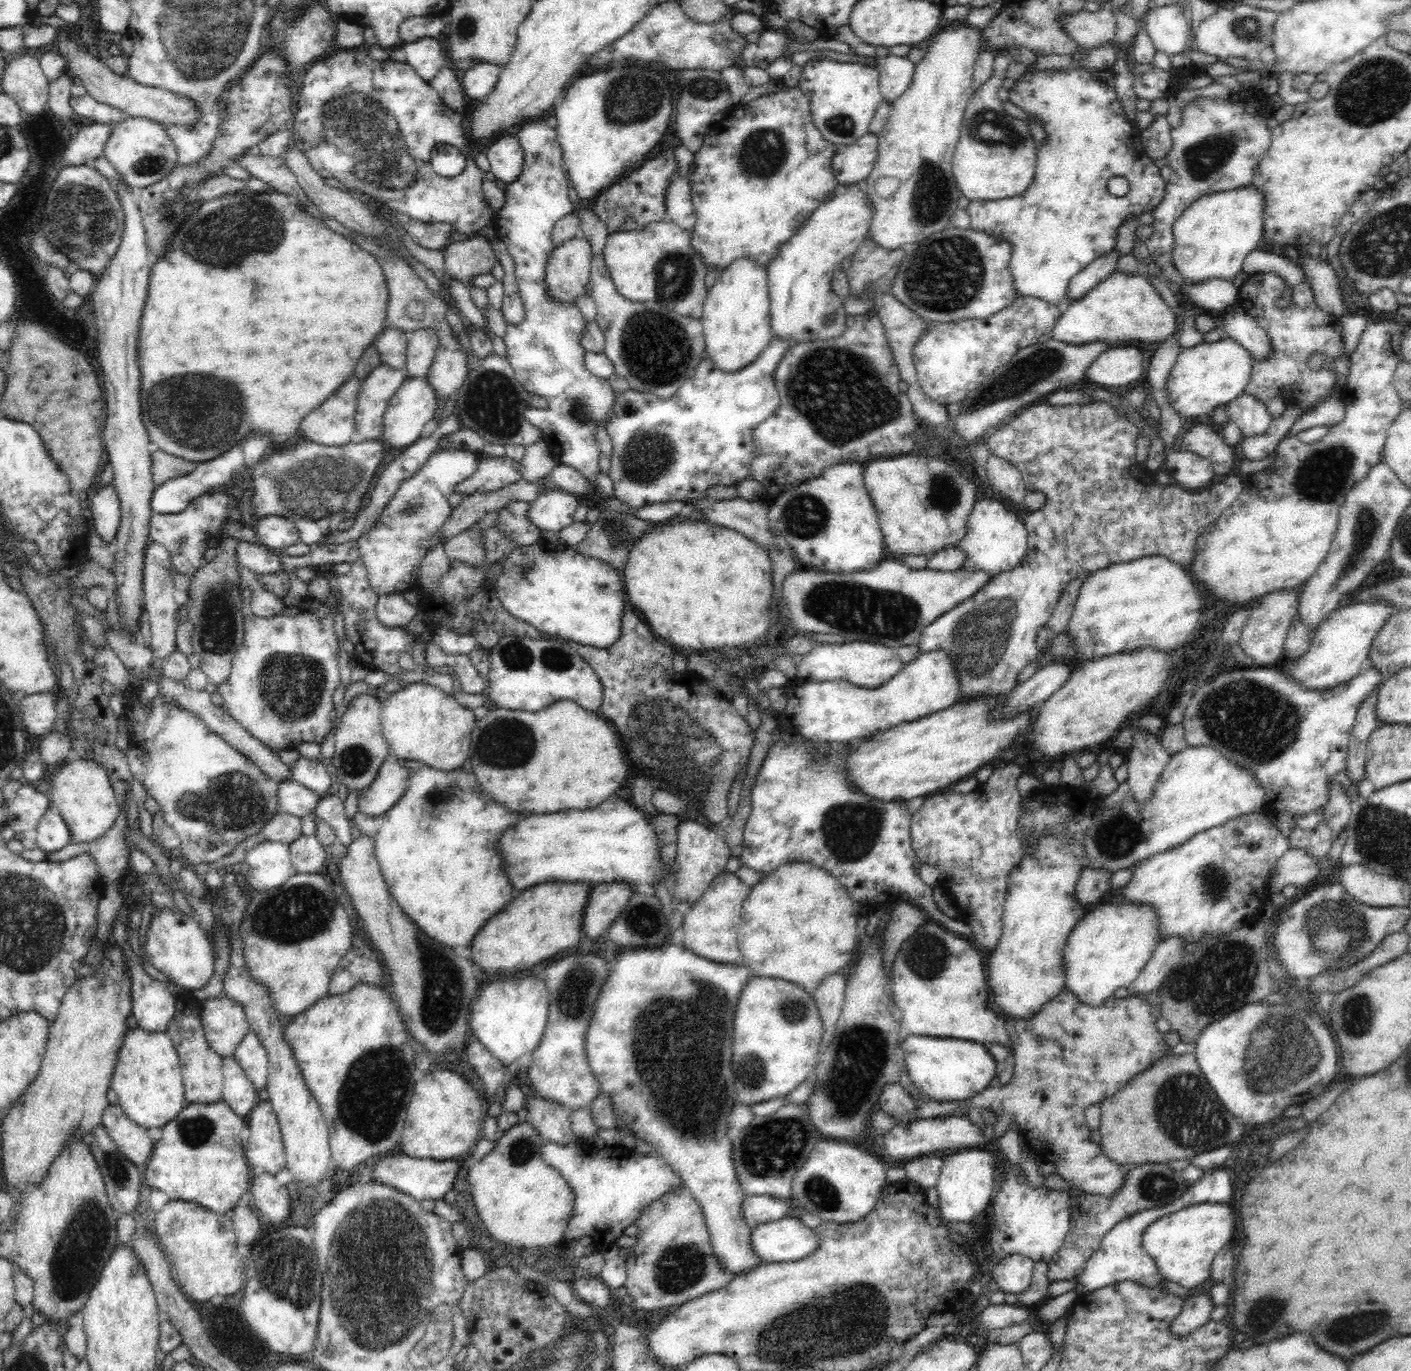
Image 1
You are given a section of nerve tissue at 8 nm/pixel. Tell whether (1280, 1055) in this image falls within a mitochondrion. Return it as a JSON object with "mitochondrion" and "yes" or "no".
{"mitochondrion":"yes"}

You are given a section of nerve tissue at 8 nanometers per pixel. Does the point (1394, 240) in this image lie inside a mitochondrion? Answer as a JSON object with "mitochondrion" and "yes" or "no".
{"mitochondrion":"yes"}

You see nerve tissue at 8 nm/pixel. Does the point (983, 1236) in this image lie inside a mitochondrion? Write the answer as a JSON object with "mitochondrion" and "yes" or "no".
{"mitochondrion":"no"}

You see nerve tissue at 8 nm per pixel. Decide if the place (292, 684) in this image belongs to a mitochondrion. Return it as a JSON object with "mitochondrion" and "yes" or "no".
{"mitochondrion":"yes"}

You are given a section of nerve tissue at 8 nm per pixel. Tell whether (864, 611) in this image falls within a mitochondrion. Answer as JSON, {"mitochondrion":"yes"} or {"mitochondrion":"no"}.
{"mitochondrion":"yes"}

